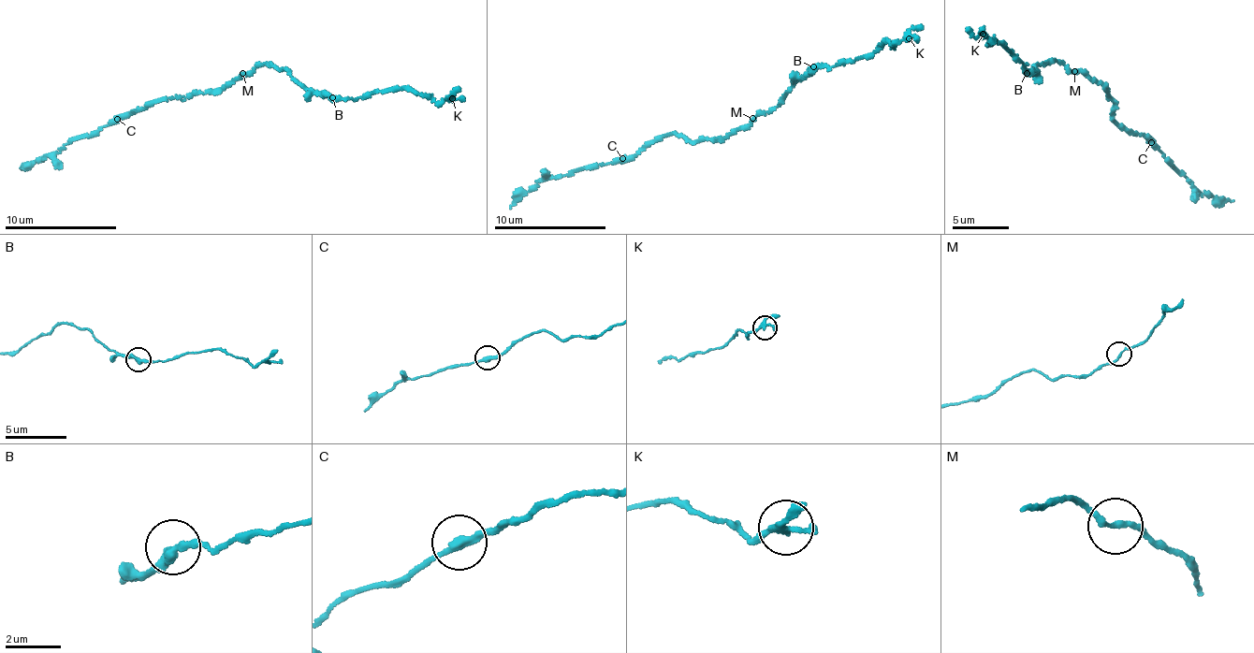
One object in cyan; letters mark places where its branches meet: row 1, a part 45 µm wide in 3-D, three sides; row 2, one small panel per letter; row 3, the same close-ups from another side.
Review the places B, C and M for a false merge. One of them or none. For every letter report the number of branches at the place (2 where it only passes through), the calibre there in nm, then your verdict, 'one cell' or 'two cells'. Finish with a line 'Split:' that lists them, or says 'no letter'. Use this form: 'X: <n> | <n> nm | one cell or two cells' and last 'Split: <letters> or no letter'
B: 2 | 320 nm | one cell
C: 2 | 280 nm | one cell
M: 2 | 170 nm | one cell
Split: no letter

